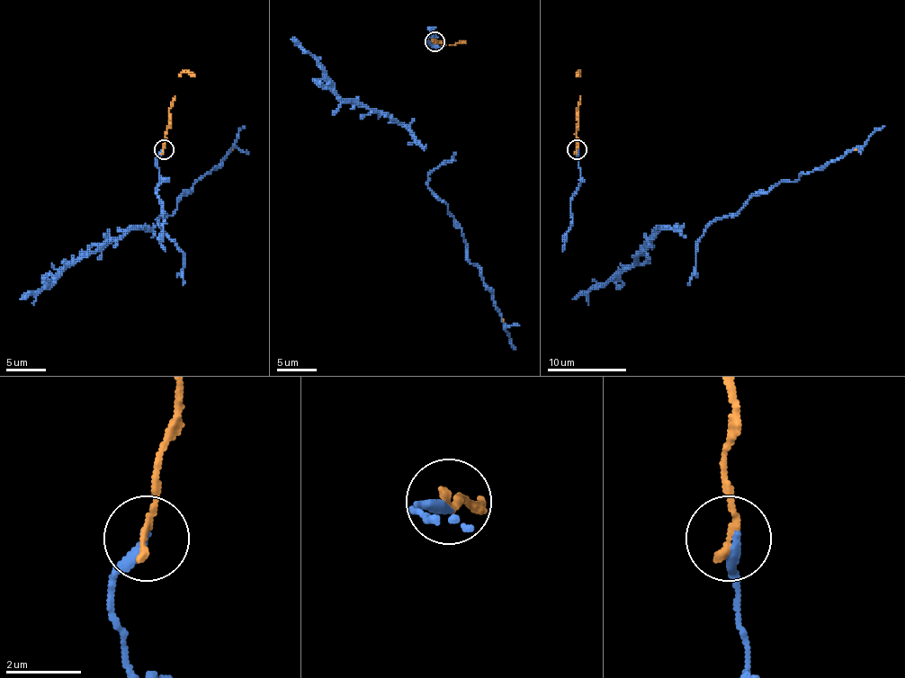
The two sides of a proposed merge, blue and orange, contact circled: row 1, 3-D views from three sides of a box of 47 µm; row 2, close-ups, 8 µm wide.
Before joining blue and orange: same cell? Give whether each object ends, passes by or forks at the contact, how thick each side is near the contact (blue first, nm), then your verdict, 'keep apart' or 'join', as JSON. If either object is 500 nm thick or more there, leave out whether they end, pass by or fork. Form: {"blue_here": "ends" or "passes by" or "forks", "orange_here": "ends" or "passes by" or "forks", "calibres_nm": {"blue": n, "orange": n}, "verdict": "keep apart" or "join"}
{"blue_here": "ends", "orange_here": "ends", "calibres_nm": {"blue": 320, "orange": 200}, "verdict": "join"}

